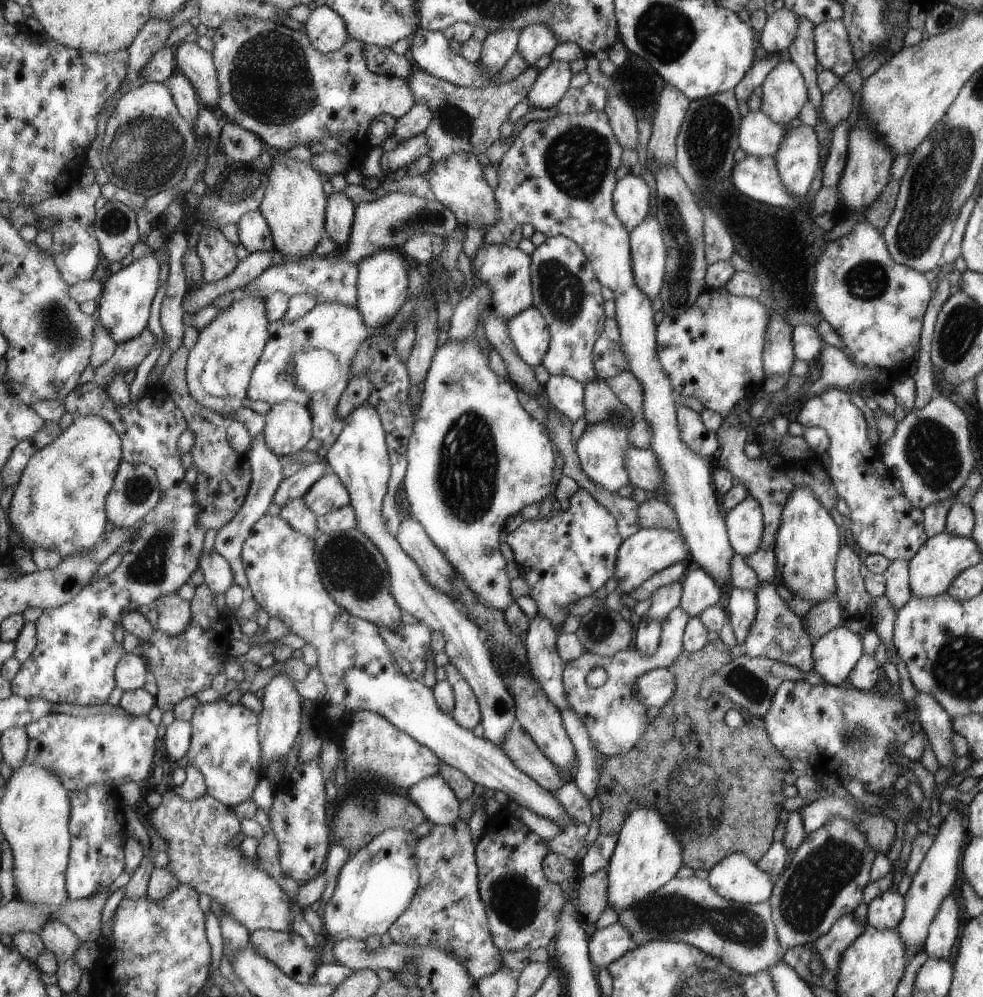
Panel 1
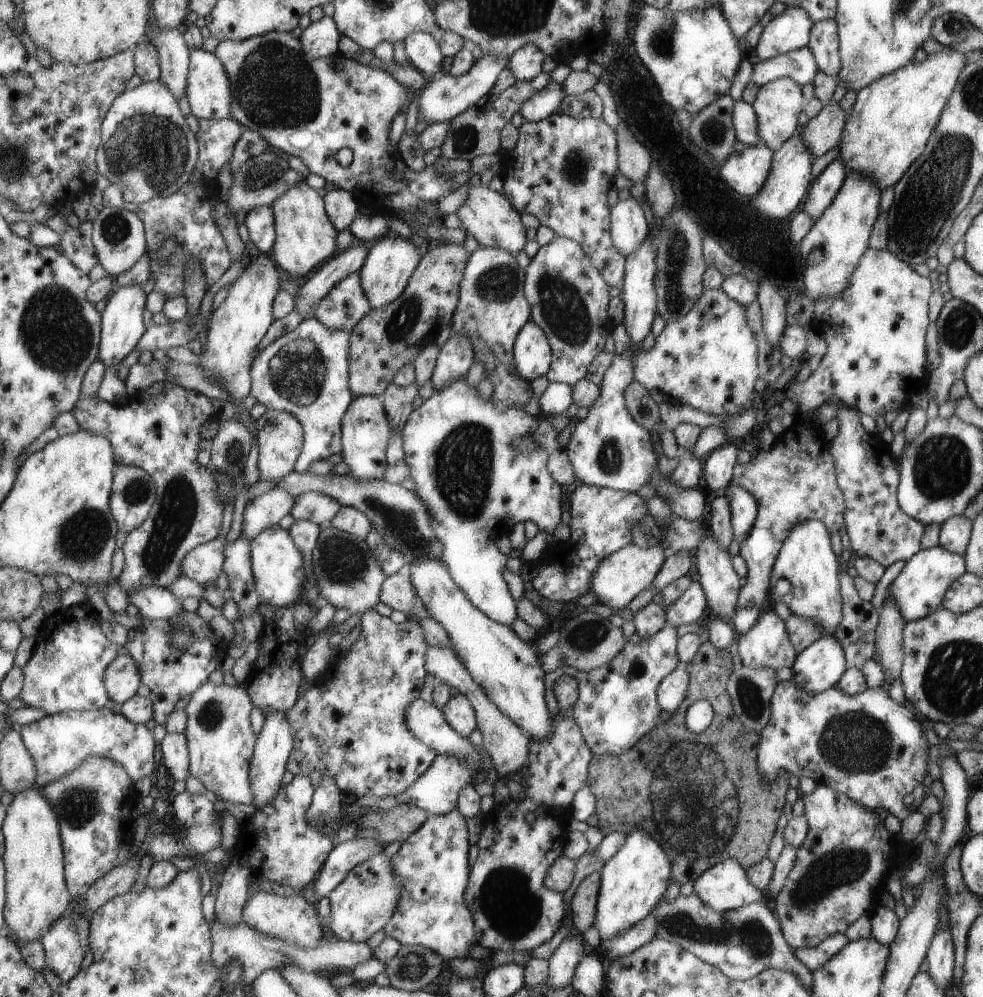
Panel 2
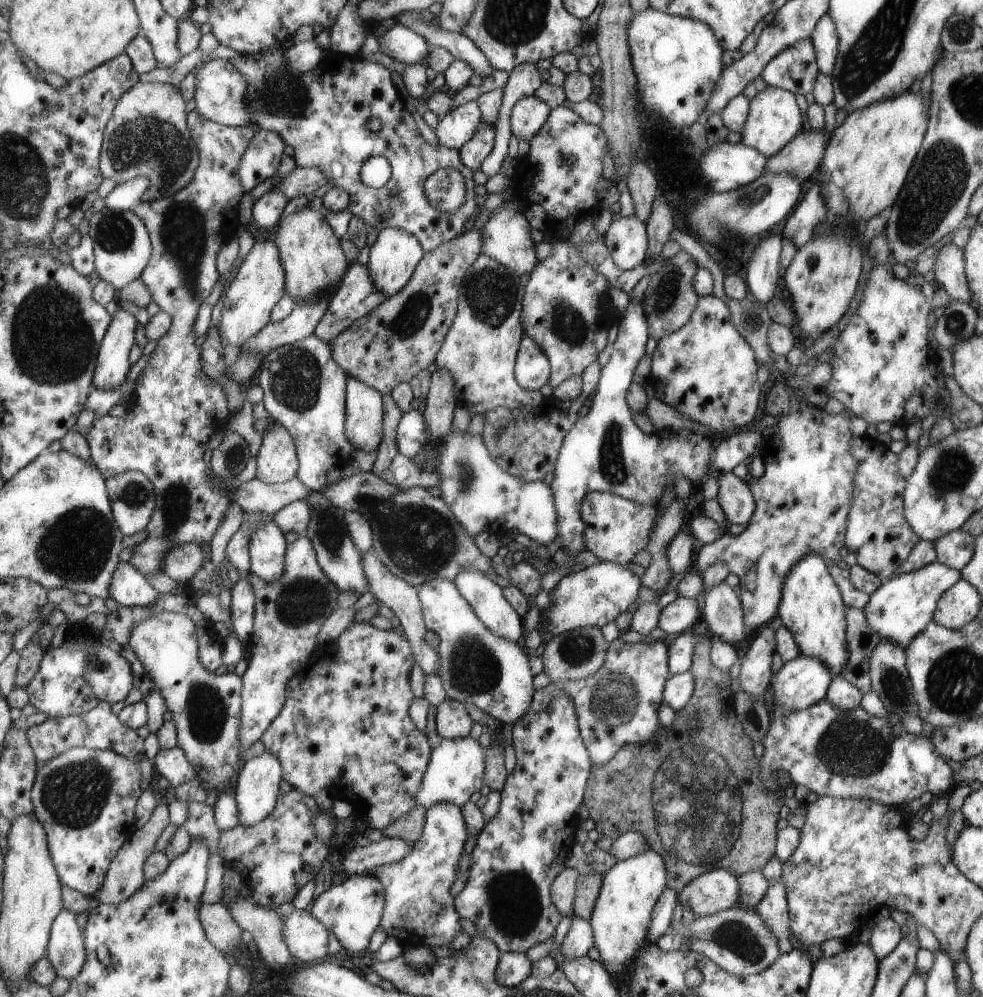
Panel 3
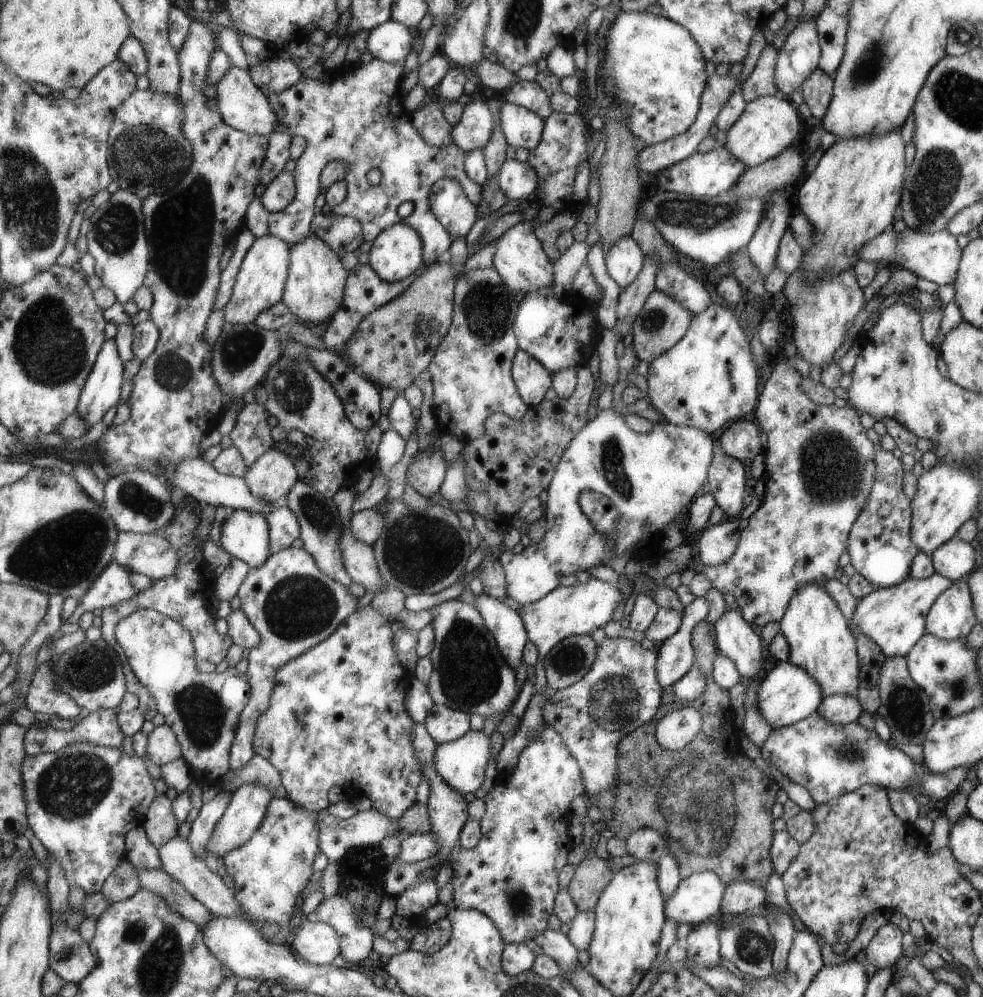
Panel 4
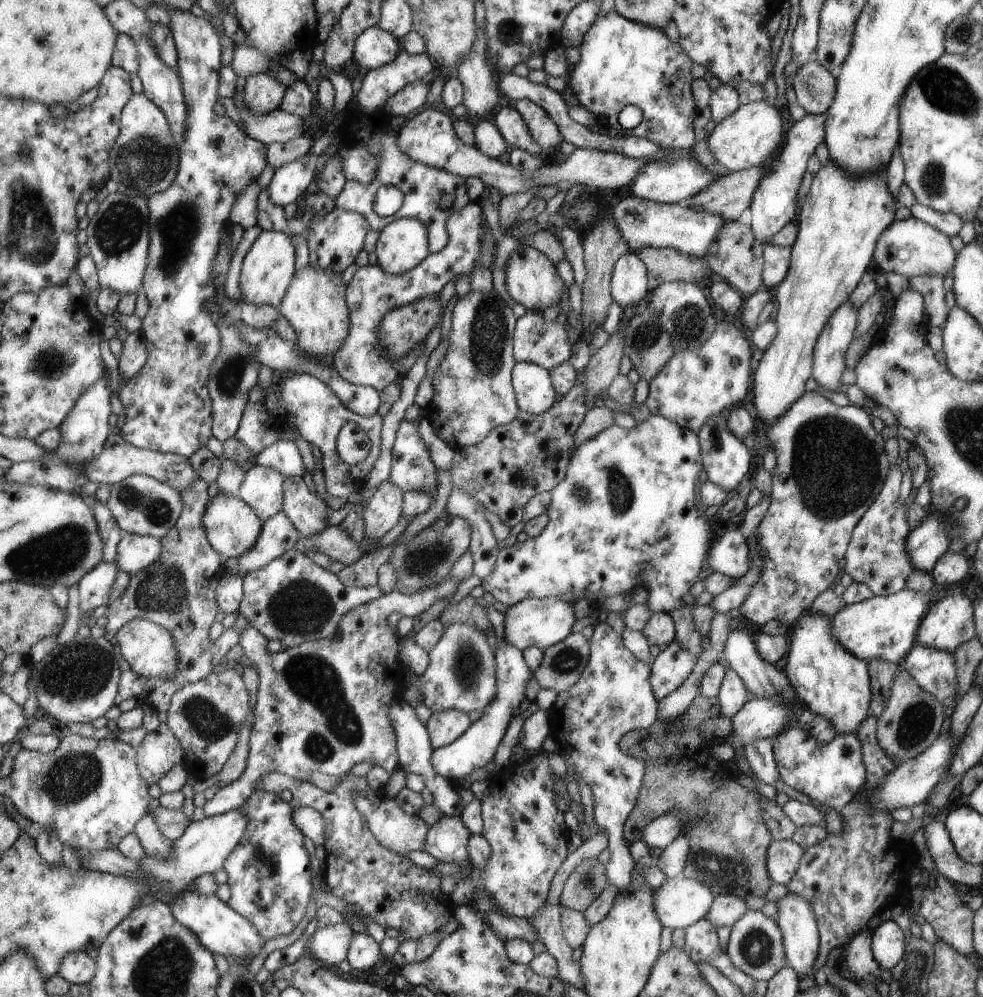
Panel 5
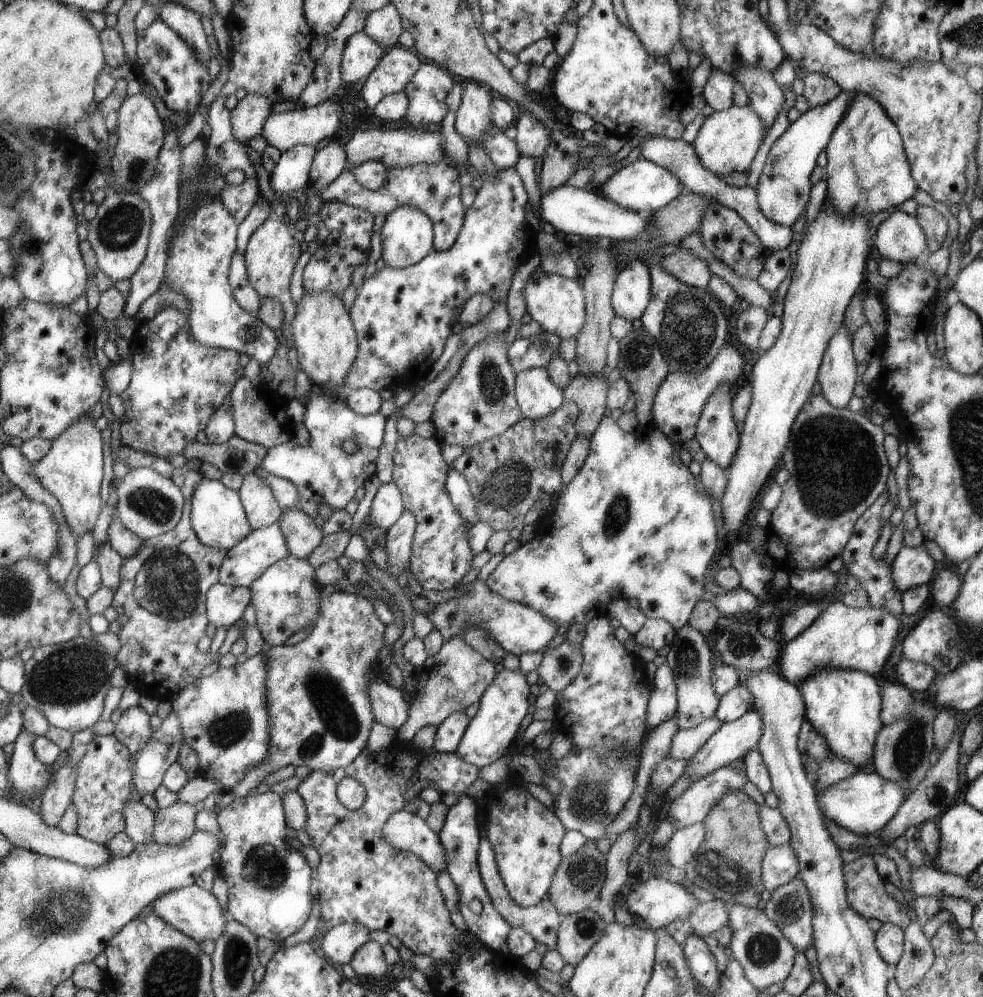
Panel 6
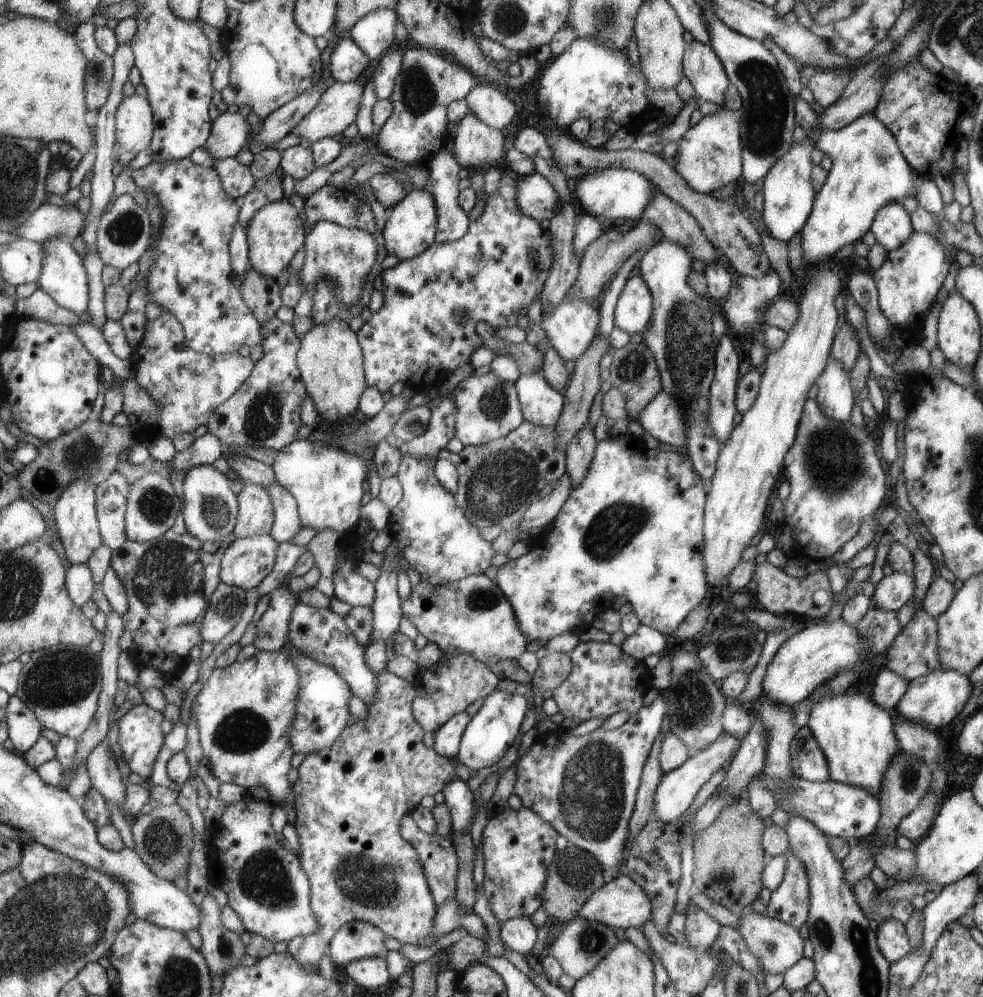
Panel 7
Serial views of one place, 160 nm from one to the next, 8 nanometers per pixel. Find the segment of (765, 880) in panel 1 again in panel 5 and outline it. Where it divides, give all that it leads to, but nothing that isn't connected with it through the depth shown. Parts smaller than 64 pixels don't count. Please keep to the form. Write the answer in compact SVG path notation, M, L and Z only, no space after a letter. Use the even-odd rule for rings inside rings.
M677 876L665 879L654 890L655 912L663 926L685 929L703 919L714 902L715 894L701 881Z

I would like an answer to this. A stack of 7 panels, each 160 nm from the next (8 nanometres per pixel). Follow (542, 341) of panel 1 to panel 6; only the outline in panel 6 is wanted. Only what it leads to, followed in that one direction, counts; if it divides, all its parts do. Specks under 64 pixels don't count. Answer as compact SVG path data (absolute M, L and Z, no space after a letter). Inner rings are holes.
M545 367L515 374L514 391L522 416L528 419L541 419L565 402L562 389L550 379Z

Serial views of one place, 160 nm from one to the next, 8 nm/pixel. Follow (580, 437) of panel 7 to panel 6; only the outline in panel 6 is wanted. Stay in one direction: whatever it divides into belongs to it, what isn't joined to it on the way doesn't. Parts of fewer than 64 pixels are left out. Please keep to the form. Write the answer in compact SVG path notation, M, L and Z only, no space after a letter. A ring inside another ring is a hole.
M603 373L590 377L575 375L575 378L562 389L562 397L565 401L573 402L578 406L575 428L579 437L590 438L603 417L608 389L605 375Z

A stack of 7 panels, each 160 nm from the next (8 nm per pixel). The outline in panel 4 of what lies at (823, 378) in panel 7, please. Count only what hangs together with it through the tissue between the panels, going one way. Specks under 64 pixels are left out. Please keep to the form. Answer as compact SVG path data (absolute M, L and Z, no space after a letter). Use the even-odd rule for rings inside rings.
M852 267L842 272L835 272L831 268L819 274L819 272L807 272L807 268L795 268L786 276L781 293L789 305L791 336L798 348L798 354L811 366L825 369L825 366L832 362L833 352L842 347L841 342L847 328L853 324L855 314L863 306L863 294L855 280L853 269Z

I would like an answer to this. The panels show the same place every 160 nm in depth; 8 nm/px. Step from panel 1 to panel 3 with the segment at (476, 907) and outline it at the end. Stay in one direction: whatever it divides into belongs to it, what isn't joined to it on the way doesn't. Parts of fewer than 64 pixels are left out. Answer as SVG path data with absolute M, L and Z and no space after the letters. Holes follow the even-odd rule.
M447 802L434 804L433 807L427 808L425 816L422 835L413 843L411 852L401 862L381 865L372 871L386 889L386 908L380 926L388 936L395 936L405 946L405 950L407 947L417 945L417 906L425 906L425 908L419 908L419 945L430 950L446 947L453 940L456 932L461 930L460 917L458 910L453 910L453 898L449 894L449 886L453 882L453 874L455 874L457 860L463 850L463 842L469 834L465 832L465 818L462 817L462 810L458 805L447 804Z

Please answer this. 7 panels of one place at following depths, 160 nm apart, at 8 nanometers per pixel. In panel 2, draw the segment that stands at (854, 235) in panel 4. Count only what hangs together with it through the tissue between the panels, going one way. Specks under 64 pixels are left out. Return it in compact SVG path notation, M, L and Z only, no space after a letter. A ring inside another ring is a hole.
M949 49L941 52L926 54L922 62L905 64L902 68L897 68L894 72L887 72L874 83L867 84L866 88L861 88L856 95L855 103L846 114L845 126L840 139L839 158L845 162L846 172L865 172L875 180L879 189L896 185L905 175L907 168L914 163L926 148L927 140L930 139L931 132L938 124L939 116L942 114L947 102L950 100L951 92L954 91L954 84L958 82L959 72L967 64L967 53L960 53Z

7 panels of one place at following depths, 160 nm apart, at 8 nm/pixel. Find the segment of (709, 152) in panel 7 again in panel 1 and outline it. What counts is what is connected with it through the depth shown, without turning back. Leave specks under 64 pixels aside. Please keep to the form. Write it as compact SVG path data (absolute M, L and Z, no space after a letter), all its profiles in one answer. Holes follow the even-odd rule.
M790 59L778 61L761 85L760 112L769 116L776 124L787 126L801 106L809 100L806 80L802 70Z

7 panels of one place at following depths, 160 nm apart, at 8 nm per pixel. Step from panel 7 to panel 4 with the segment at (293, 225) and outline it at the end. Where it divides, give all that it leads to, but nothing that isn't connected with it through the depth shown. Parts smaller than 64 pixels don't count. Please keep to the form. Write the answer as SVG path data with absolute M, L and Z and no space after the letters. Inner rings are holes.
M275 236L256 239L245 256L237 276L233 296L224 307L224 321L229 324L253 324L269 308L280 304L290 276L291 245Z

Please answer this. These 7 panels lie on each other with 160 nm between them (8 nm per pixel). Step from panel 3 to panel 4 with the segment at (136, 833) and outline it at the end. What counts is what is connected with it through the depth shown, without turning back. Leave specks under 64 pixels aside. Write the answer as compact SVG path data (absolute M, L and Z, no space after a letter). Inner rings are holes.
M157 794L143 826L157 848L163 848L169 840L177 837L181 825L173 810L173 800L165 794ZM122 859L119 862L115 873L107 878L106 884L102 890L103 894L111 904L120 901L129 900L139 892L141 882L139 882L139 874L133 862L128 859Z

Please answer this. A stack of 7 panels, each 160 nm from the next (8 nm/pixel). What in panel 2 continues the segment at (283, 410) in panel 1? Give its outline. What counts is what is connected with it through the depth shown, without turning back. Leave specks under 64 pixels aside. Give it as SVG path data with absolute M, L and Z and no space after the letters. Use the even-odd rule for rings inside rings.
M269 409L267 414L256 423L260 441L258 458L260 479L265 481L281 480L295 471L297 460L299 460L299 456L302 456L306 429L303 428L303 424L297 416L293 416L291 412L281 412L281 410Z

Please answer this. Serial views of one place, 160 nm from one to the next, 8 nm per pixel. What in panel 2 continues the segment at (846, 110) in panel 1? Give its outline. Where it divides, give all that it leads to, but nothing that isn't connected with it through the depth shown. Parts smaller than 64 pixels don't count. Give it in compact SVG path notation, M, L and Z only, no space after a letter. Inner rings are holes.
M837 102L822 105L823 108L808 120L799 133L803 144L811 150L815 158L819 158L840 142L847 118Z

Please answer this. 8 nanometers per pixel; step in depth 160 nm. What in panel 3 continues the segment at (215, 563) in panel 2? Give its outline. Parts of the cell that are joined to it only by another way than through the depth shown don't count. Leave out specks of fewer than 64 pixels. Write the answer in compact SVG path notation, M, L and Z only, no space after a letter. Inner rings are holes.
M183 544L173 548L167 552L163 562L163 573L183 584L189 583L202 570L207 554L209 552L205 553L201 544Z

